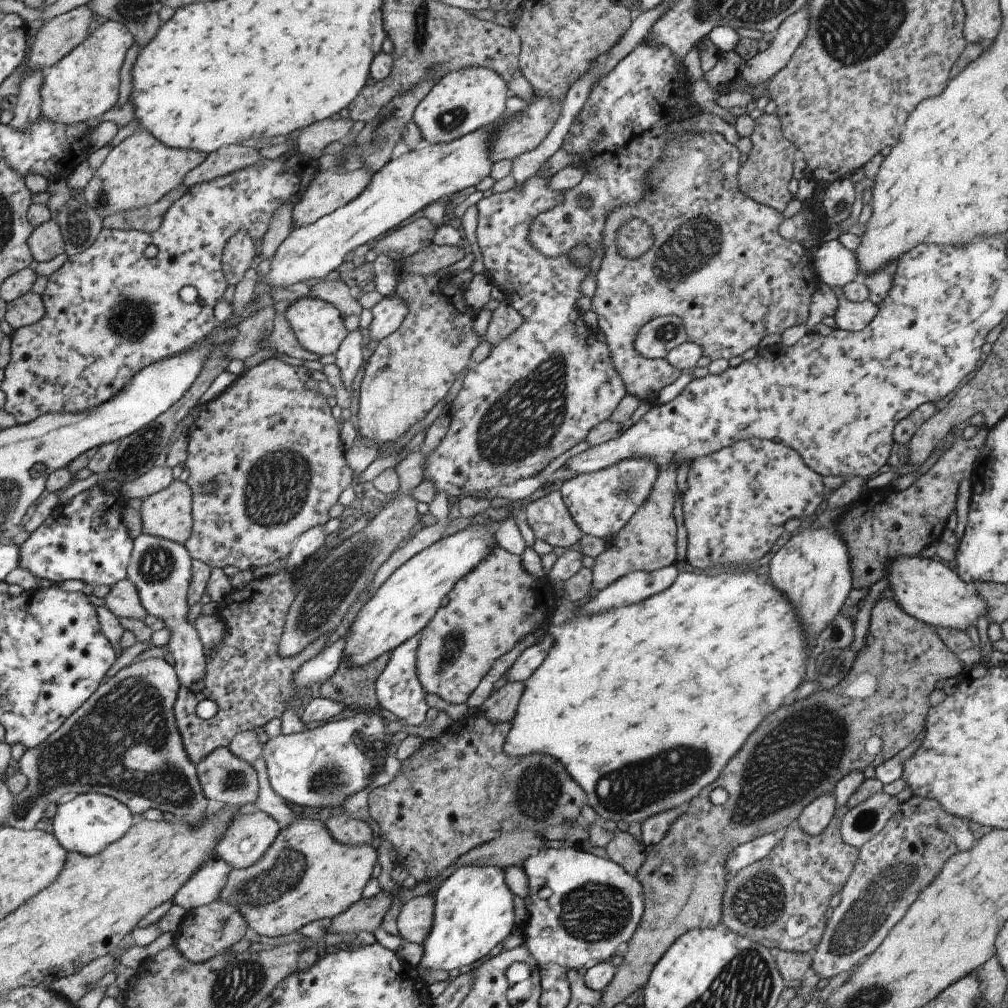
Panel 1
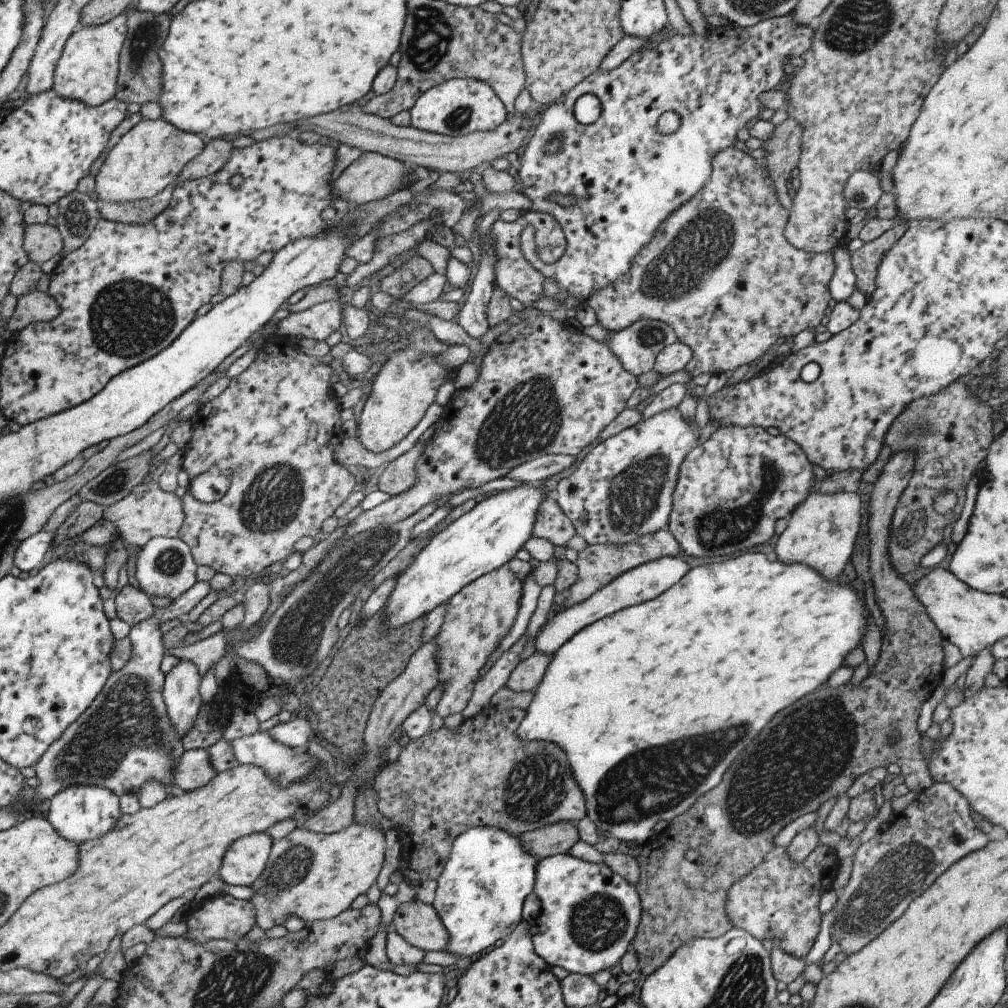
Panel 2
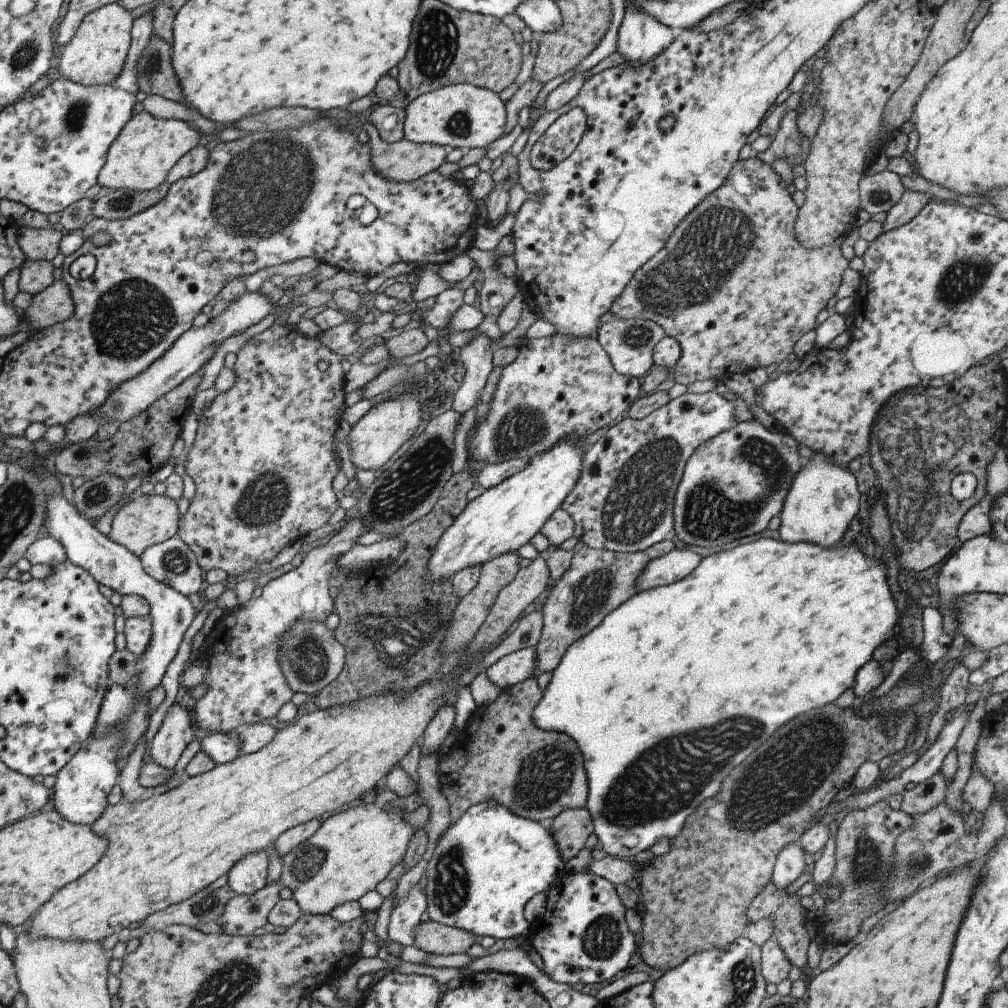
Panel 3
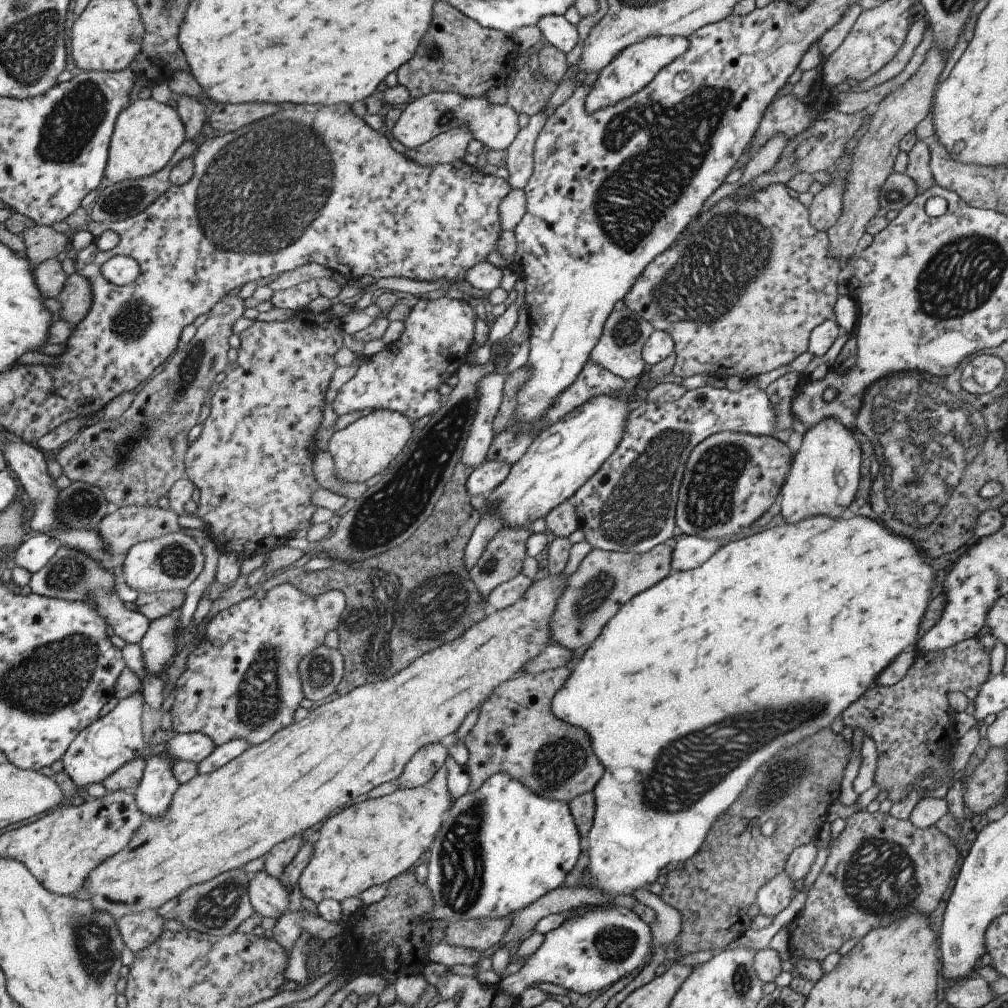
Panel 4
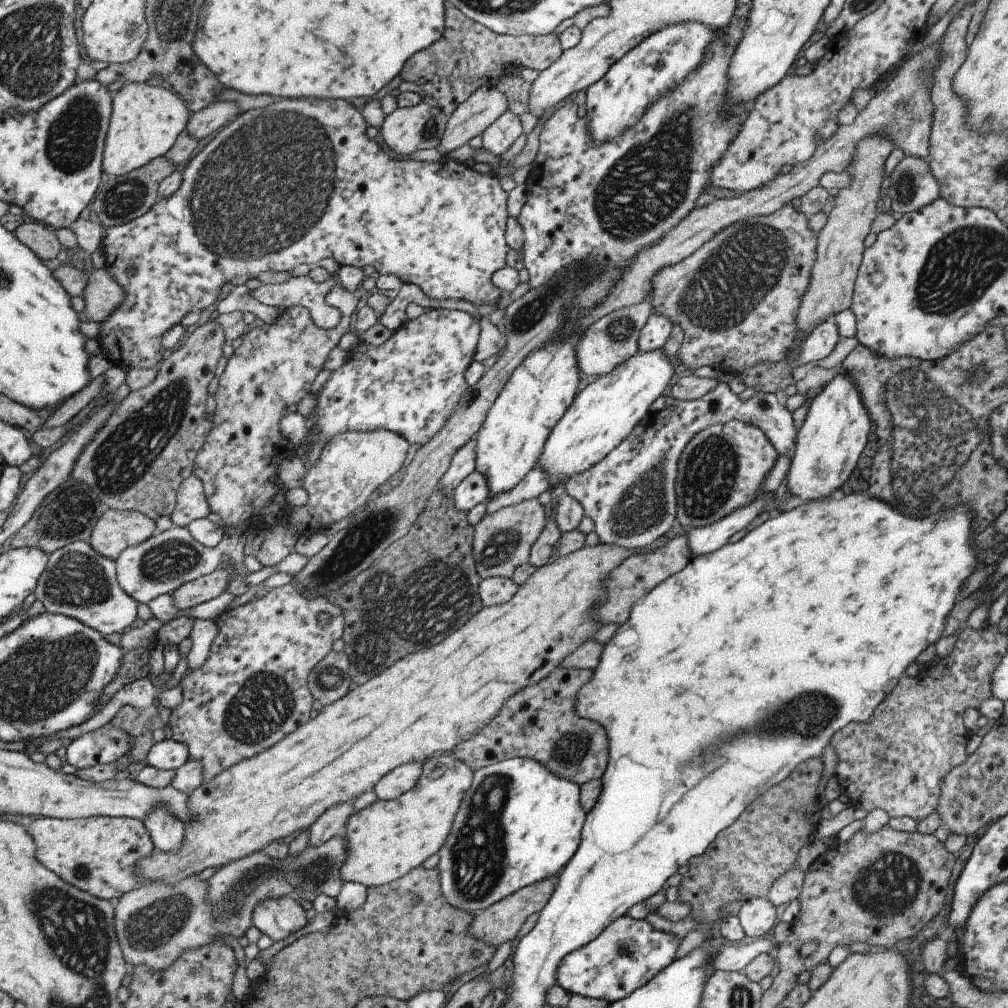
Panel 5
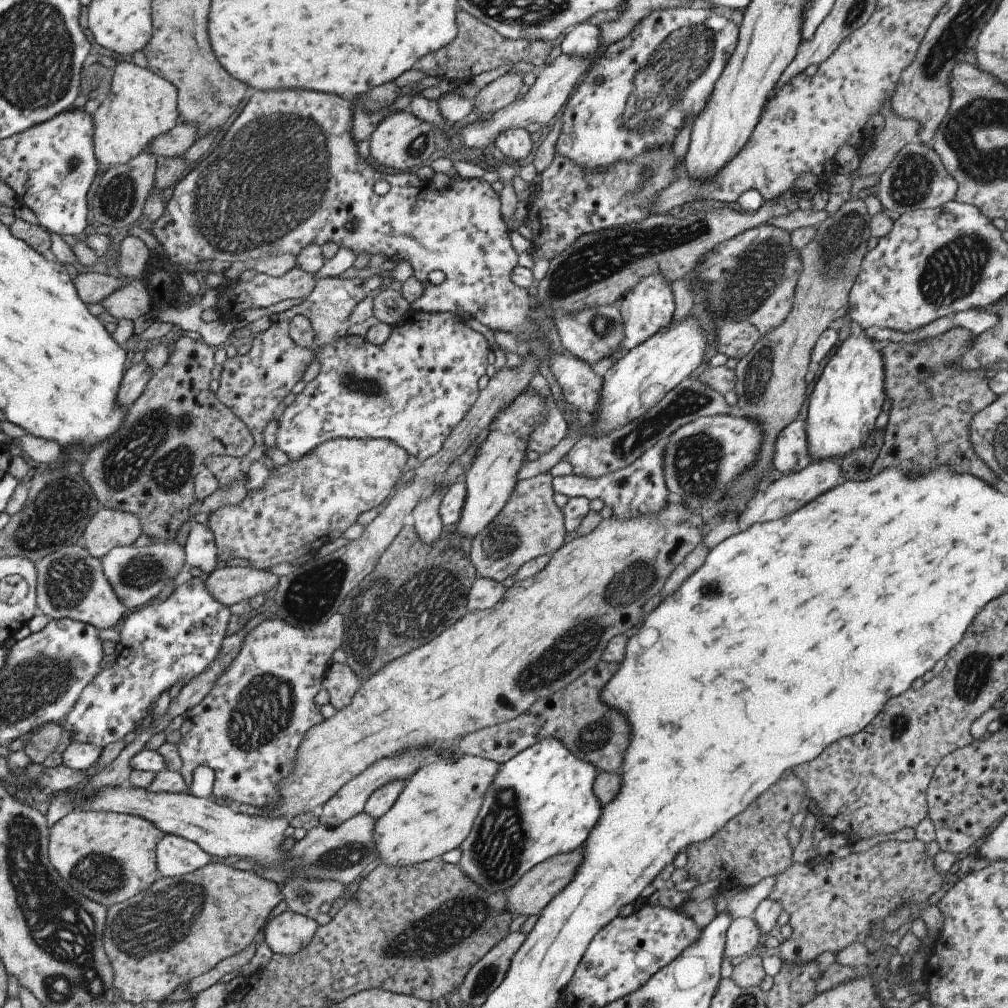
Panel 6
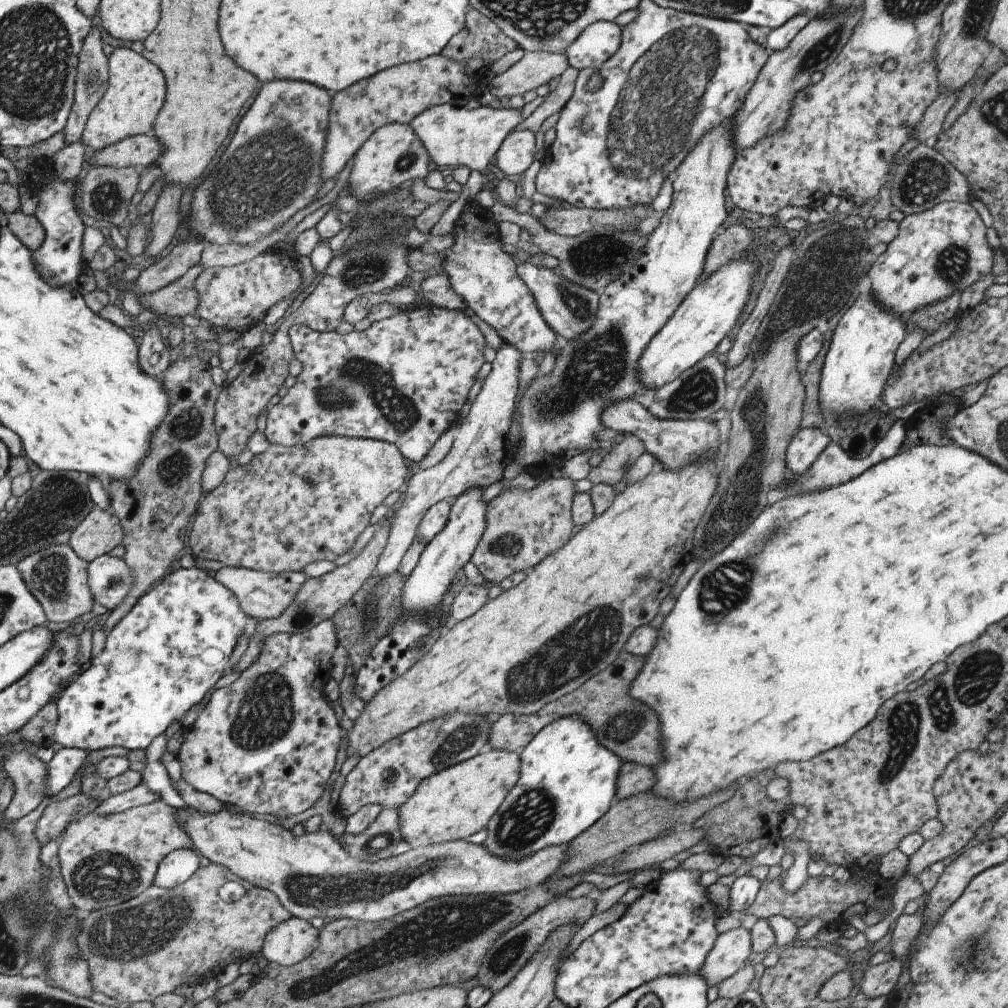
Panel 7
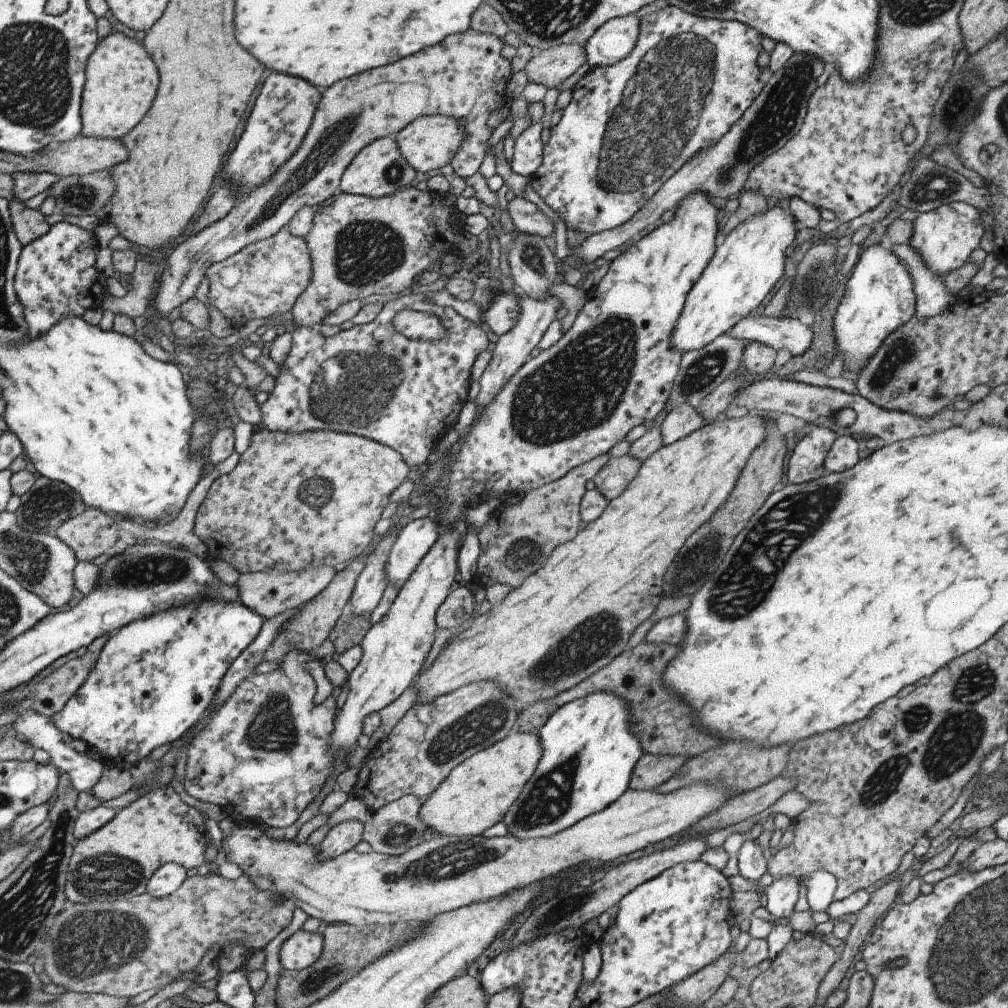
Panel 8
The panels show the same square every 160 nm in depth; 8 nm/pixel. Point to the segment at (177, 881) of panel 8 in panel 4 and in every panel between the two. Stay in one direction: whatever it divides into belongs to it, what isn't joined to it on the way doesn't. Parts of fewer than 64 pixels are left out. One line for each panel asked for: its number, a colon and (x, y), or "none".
4: (152, 795)
5: (166, 832)
6: (174, 856)
7: (176, 866)

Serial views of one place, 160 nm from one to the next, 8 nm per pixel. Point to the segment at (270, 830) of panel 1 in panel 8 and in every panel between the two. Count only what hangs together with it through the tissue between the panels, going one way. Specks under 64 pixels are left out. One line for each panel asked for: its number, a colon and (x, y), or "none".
2: (245, 858)
3: (248, 873)
4: (267, 897)
5: (277, 917)
6: (286, 933)
7: (292, 940)
8: (300, 950)

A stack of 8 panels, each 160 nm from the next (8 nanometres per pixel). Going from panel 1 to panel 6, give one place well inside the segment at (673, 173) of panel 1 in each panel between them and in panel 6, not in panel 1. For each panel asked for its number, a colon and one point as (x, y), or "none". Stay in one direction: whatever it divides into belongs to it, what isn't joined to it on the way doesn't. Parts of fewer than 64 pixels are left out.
2: (734, 225)
3: (766, 289)
4: (739, 293)
5: (736, 297)
6: (748, 281)

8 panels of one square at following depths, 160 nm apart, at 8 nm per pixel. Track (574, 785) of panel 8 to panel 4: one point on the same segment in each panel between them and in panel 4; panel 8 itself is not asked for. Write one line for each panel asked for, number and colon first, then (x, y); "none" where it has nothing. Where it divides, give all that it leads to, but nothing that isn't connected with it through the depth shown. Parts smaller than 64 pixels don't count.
4: (498, 849)
5: (517, 824)
6: (539, 803)
7: (566, 781)

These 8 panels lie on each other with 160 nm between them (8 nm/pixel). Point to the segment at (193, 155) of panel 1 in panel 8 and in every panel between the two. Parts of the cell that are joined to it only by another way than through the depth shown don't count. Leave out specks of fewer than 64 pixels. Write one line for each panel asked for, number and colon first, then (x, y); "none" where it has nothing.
2: (148, 157)
3: (146, 148)
4: (146, 133)
5: (144, 122)
6: (139, 107)
7: (135, 91)
8: (120, 81)

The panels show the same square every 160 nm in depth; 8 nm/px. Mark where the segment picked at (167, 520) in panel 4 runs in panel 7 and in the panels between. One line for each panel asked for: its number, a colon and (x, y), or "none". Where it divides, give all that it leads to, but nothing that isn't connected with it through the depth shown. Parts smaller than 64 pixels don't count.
5: (116, 530)
6: (108, 528)
7: (100, 531)

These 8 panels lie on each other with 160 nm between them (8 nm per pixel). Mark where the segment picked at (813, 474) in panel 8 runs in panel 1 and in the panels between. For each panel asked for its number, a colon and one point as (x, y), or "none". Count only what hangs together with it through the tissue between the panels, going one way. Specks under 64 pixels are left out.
1: (600, 503)
2: (622, 488)
3: (622, 501)
4: (628, 505)
5: (629, 495)
6: (789, 455)
7: (804, 446)

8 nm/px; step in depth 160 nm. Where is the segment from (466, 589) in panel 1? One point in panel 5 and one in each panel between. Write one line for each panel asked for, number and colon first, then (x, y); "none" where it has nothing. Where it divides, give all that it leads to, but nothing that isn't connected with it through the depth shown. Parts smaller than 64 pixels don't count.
2: (475, 619)
3: (438, 726)
4: (426, 760)
5: (401, 779)

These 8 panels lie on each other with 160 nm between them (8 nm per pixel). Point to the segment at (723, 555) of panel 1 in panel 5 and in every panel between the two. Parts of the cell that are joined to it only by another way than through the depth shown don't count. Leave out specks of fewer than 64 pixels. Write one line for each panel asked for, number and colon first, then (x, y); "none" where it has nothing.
2: (729, 491)
3: (734, 483)
4: (729, 480)
5: (720, 469)

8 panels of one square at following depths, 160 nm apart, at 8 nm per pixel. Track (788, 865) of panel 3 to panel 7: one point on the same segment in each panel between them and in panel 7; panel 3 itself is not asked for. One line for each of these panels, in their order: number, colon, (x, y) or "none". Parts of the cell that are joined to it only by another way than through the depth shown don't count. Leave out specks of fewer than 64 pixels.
4: (772, 897)
5: (756, 916)
6: (742, 935)
7: (731, 949)

